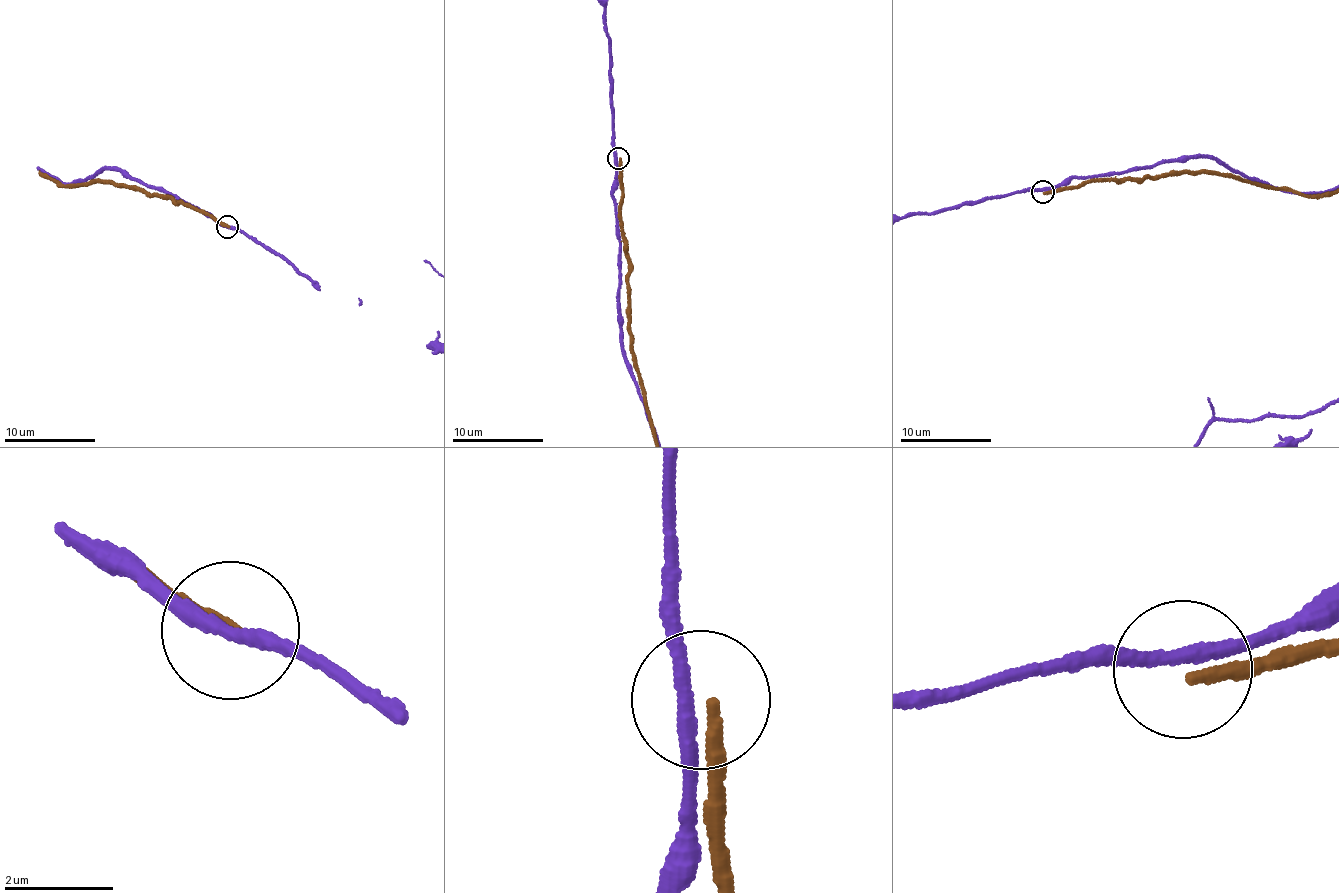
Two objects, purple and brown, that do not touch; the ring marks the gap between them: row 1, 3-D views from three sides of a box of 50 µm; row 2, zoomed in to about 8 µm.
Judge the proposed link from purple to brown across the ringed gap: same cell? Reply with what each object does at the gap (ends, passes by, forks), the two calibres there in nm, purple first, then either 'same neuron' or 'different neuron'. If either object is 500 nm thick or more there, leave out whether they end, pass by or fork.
purple passes by | brown ends | 240/220 nm | different neuron

